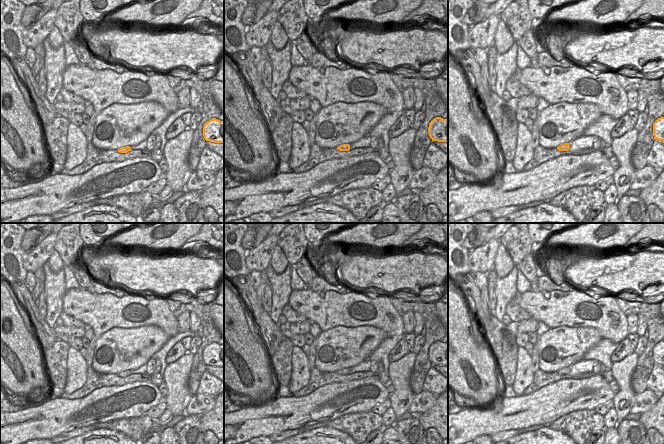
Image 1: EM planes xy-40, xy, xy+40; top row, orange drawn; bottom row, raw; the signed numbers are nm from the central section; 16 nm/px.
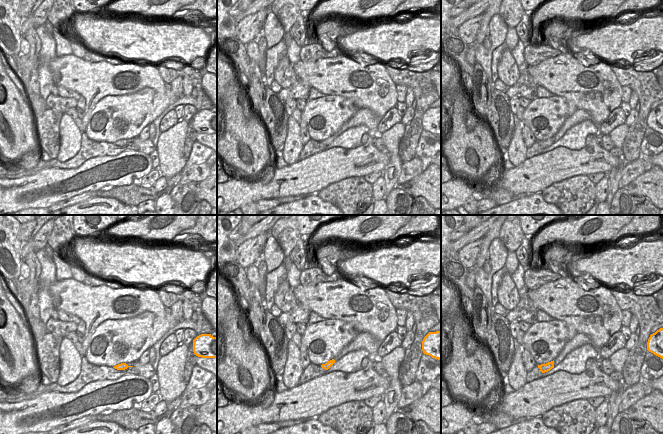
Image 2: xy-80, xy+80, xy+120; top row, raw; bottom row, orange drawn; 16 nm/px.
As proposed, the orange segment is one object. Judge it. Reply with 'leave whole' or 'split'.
leave whole

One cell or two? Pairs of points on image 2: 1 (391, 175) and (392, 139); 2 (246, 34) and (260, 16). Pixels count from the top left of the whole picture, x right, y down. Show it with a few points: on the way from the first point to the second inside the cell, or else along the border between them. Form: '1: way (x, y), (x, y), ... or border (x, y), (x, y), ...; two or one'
1: way (394, 166), (393, 148); one
2: way (247, 30), (256, 20); one

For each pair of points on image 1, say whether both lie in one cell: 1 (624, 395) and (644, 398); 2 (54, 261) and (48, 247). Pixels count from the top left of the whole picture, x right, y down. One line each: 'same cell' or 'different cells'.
1: different cells
2: different cells

